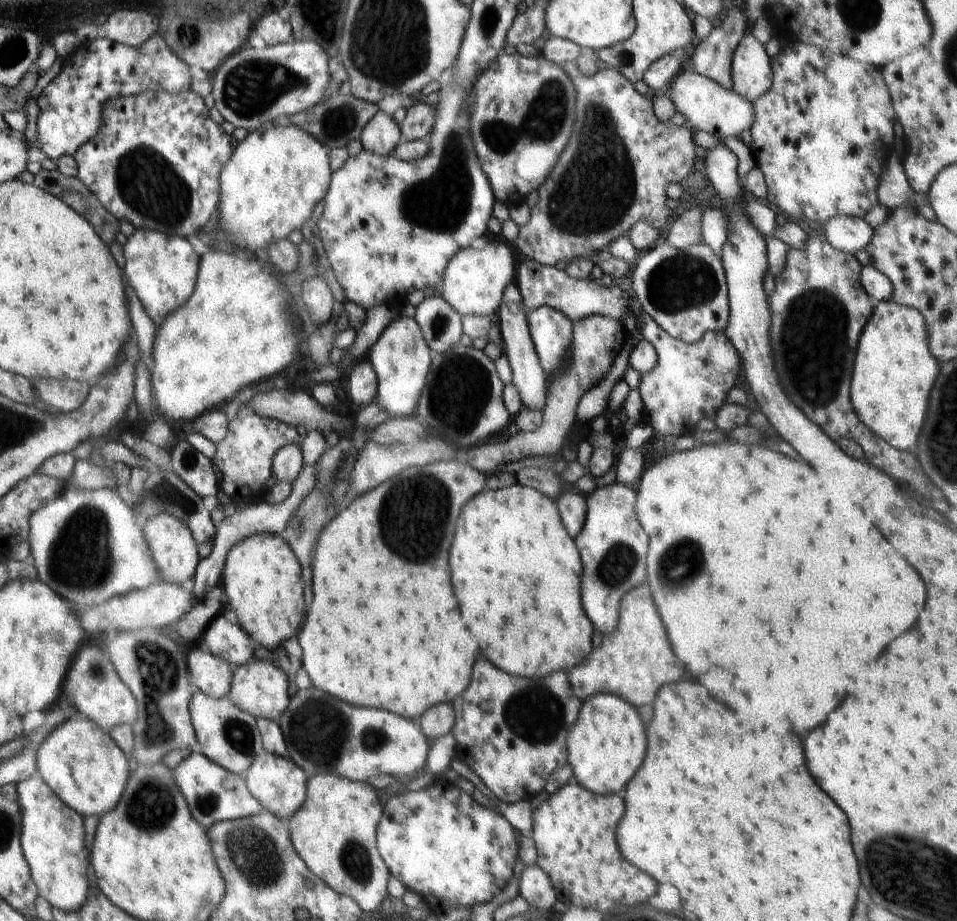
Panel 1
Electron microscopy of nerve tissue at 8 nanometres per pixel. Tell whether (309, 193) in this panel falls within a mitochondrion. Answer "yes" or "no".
no

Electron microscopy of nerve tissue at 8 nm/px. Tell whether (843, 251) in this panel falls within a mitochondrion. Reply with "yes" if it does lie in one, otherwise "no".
no

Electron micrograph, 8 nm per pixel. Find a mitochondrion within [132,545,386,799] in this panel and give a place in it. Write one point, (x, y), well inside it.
(158, 672)

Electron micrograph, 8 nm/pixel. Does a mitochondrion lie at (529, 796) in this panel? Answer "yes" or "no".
no

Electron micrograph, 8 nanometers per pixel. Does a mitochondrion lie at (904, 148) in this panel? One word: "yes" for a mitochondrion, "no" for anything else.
no

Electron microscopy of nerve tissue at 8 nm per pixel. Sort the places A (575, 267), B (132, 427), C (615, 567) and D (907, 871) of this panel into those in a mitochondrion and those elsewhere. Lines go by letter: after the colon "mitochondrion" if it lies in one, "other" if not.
A: other
B: other
C: mitochondrion
D: mitochondrion

